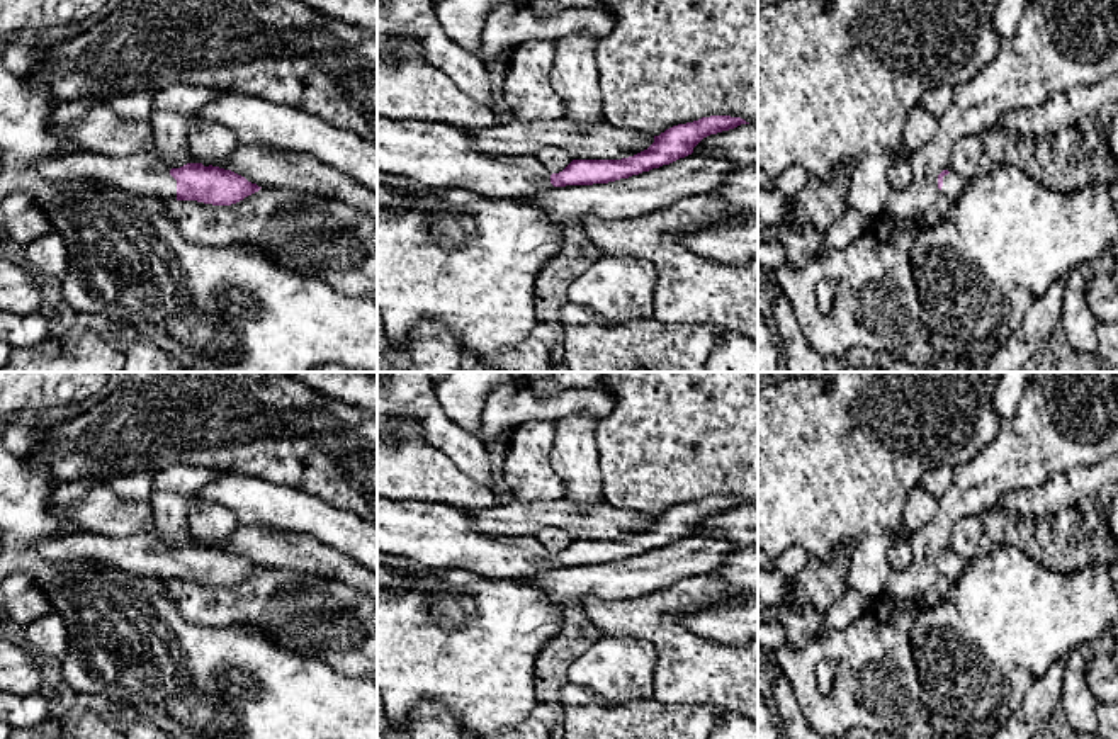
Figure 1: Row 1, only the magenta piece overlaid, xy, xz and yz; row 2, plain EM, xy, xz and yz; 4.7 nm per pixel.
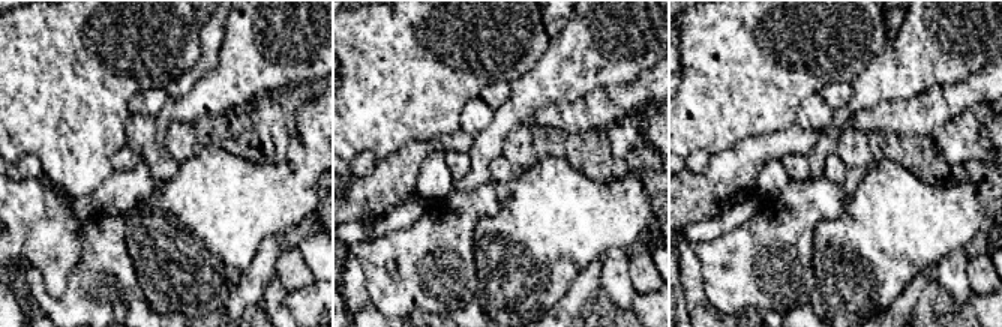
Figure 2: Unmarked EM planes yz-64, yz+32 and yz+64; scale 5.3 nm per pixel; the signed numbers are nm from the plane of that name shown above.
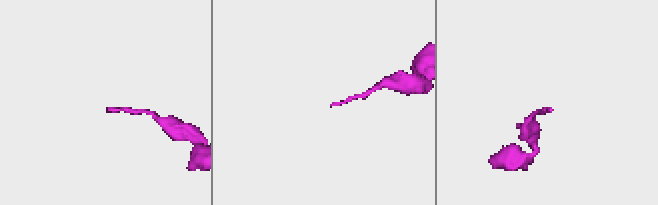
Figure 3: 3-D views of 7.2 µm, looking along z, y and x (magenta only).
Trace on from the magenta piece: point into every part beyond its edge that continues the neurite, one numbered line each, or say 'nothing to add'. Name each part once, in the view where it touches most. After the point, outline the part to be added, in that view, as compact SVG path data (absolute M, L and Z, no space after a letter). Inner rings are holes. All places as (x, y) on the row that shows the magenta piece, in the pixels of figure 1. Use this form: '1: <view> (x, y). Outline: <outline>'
1: xy (143, 174). Outline: M68 149L32 163L32 172L49 183L90 180L163 200L177 199L177 180L170 170L156 153L148 151L109 156L92 149Z

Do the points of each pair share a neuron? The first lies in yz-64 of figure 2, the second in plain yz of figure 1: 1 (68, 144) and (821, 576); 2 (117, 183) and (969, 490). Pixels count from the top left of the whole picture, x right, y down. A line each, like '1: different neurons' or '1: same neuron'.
1: different neurons
2: same neuron

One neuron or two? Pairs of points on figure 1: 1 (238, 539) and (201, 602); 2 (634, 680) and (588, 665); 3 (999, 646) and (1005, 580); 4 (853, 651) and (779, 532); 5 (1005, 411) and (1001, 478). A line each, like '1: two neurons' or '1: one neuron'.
1: two neurons
2: one neuron
3: one neuron
4: two neurons
5: two neurons

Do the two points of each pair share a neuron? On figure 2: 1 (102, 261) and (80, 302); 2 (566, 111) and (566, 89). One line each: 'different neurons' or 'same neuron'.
1: same neuron
2: different neurons

